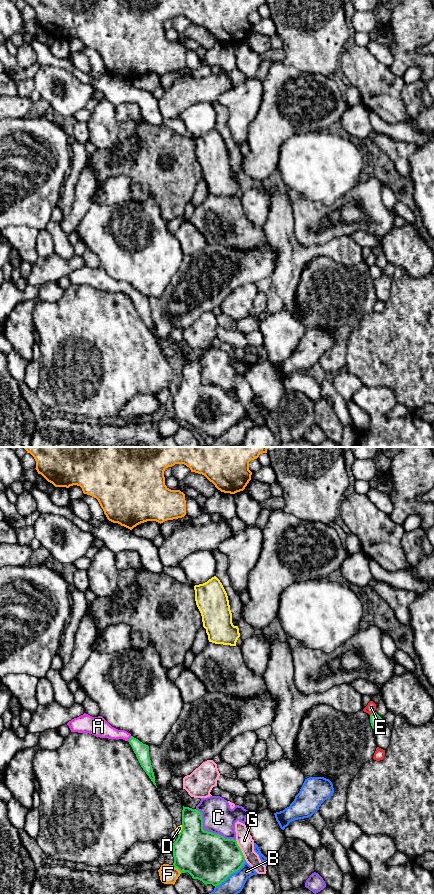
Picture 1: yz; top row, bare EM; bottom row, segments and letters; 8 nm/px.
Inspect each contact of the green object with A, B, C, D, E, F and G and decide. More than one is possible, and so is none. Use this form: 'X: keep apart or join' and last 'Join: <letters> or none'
A: join
B: keep apart
C: keep apart
D: keep apart
E: keep apart
F: keep apart
G: keep apart
Join: A

